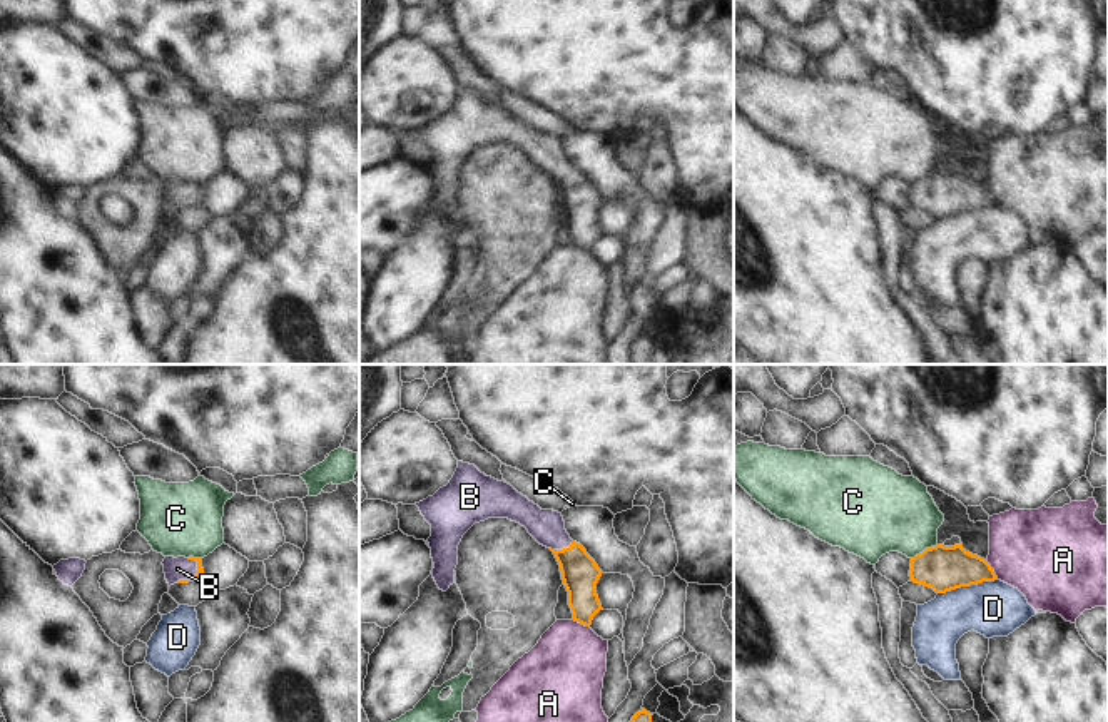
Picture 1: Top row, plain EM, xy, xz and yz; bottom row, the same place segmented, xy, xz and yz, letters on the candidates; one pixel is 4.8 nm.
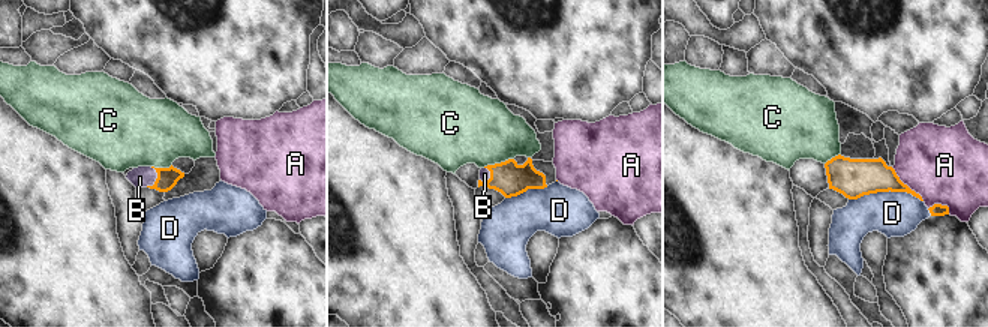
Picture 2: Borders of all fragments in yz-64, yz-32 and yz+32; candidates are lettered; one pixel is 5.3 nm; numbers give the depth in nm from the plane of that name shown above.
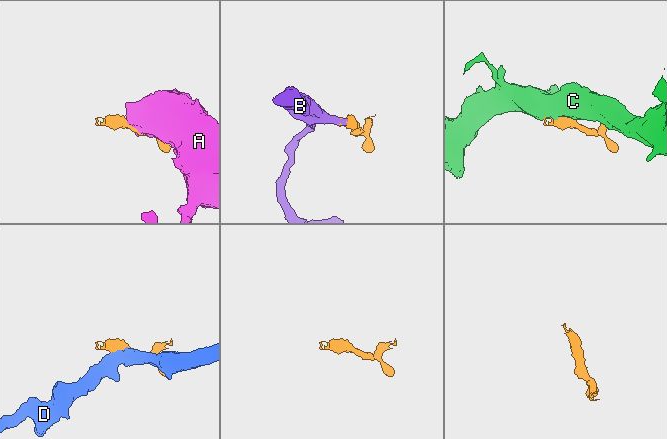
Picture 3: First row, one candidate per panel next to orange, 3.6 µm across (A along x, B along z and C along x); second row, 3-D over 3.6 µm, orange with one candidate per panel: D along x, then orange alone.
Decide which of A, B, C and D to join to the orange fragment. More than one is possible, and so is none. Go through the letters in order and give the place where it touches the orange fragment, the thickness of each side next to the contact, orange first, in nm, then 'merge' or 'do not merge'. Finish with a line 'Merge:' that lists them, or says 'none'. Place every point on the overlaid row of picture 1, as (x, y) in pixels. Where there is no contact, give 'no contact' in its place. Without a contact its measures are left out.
A: contact yz (993, 570); calibres 220 and 420 nm; do not merge
B: contact xy (194, 575); calibres 50 and 110 nm; merge
C: contact yz (925, 550); calibres 220 and 380 nm; do not merge
D: contact yz (966, 585); calibres 220 and 280 nm; do not merge
Merge: B

